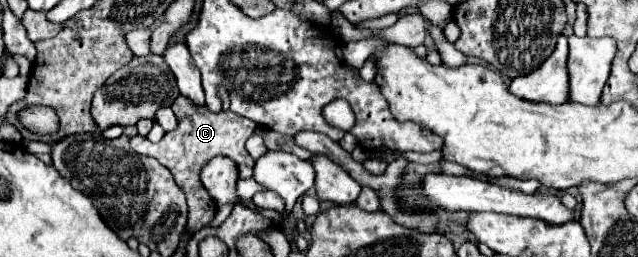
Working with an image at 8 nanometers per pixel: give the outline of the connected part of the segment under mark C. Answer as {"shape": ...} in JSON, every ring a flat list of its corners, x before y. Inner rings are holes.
{"shape":[[179,95,173,105,171,105,173,113,177,115,177,129,165,133,165,137,159,143,151,143,141,139,139,135,131,139,131,149,139,155,151,155,155,157,161,165,165,165,173,177,175,183,183,189,185,197,187,197,187,207,189,207,189,215,187,215,187,233,199,231,207,225,211,225,215,211,217,211,217,203,213,201,213,197,207,193,207,189,203,189,203,183,199,181,199,173,203,169,203,165,207,165,213,157,225,155,230,157,240,167,240,179,248,179,253,176,253,167,255,160,247,153,245,149,245,141,253,135,255,131,255,121,239,117,231,111,221,111,221,113,211,113,207,107,199,107,193,101,187,101,183,95]]}

